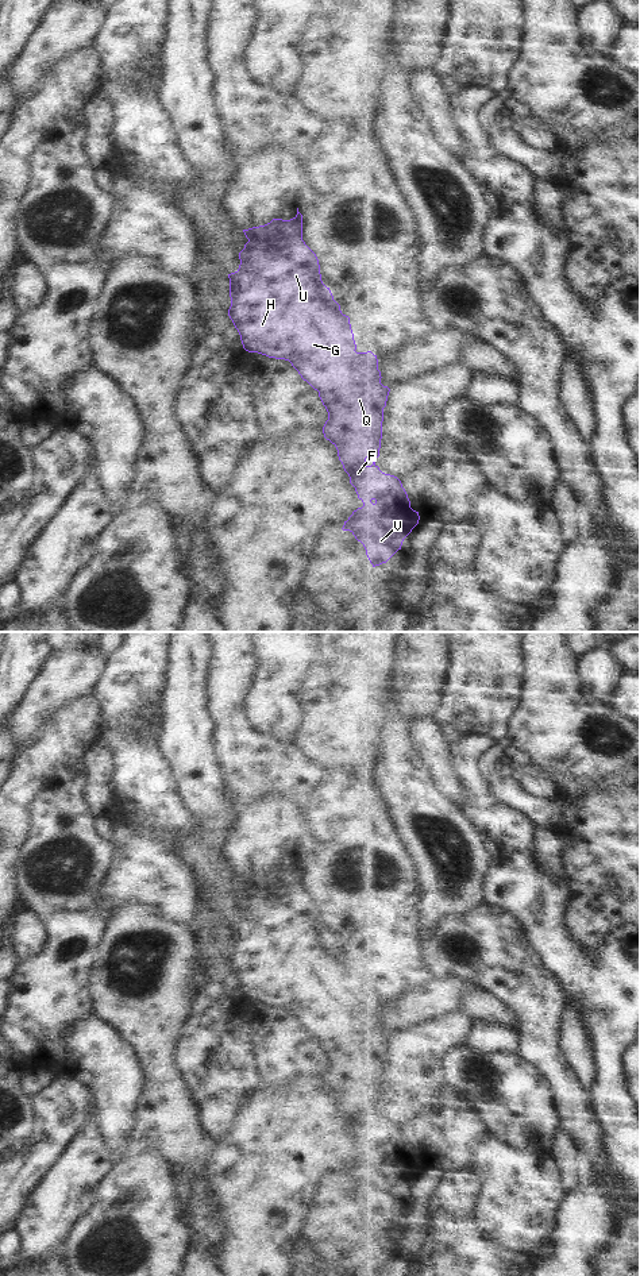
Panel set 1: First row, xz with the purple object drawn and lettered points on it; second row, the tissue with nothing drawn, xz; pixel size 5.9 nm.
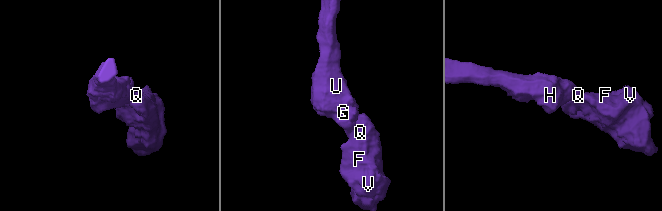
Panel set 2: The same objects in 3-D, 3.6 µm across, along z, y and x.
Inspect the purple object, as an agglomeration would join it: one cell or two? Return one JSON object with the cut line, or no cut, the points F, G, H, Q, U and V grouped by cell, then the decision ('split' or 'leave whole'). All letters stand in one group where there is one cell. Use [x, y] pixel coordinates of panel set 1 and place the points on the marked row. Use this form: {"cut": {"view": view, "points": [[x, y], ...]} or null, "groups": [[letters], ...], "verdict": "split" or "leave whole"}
{"cut": null, "groups": [["F", "G", "H", "Q", "U", "V"]], "verdict": "leave whole"}

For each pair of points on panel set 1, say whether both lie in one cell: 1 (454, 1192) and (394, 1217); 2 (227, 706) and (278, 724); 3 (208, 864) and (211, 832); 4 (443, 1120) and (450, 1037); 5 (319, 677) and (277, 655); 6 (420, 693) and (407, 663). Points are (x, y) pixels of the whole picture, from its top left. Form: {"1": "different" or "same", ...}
{"1": "same", "2": "different", "3": "different", "4": "different", "5": "different", "6": "same"}

